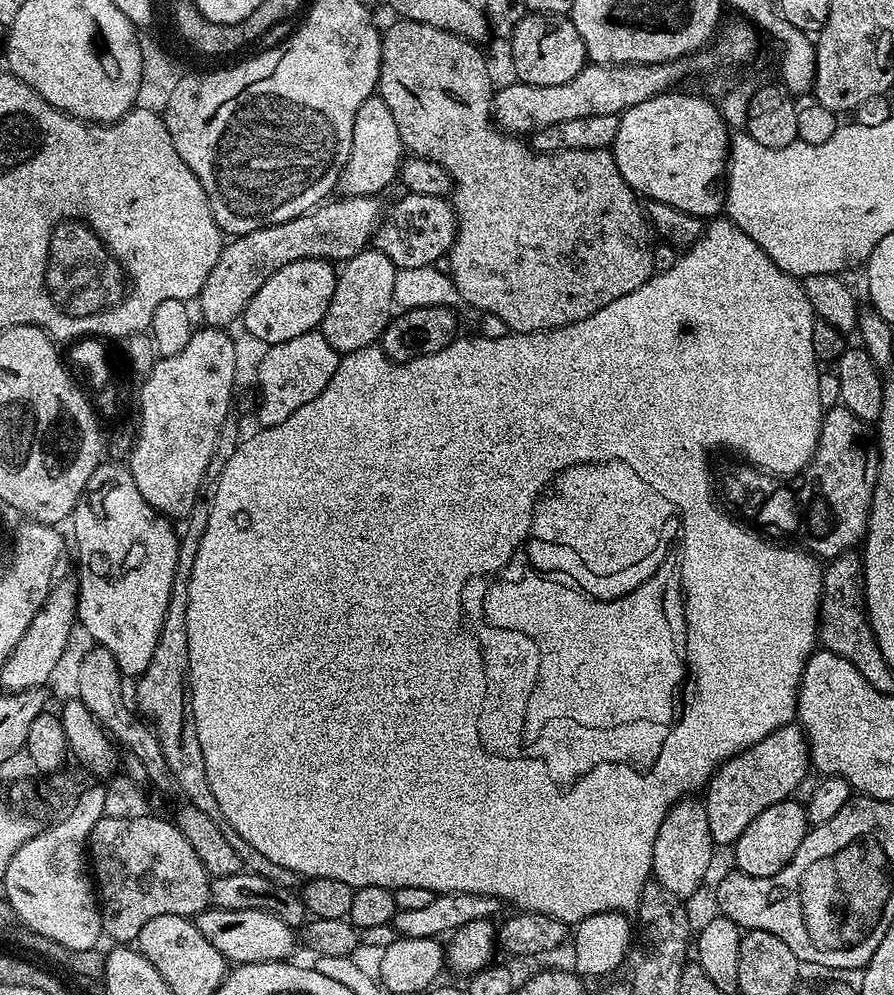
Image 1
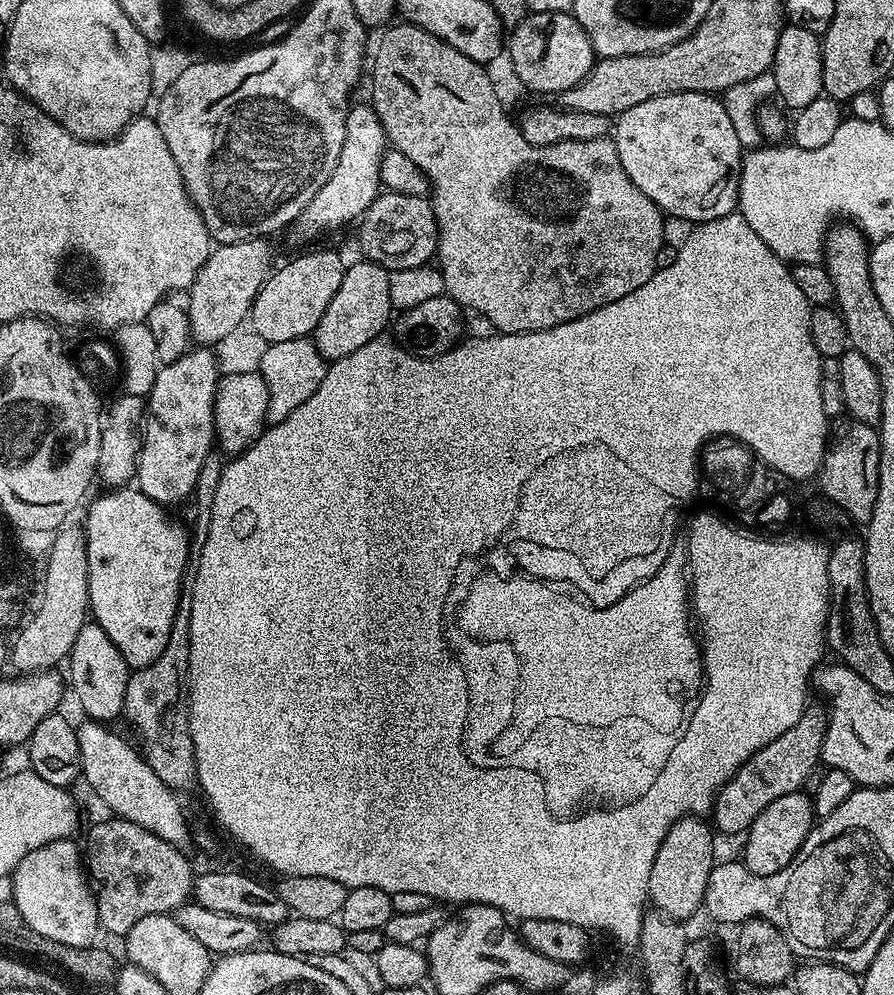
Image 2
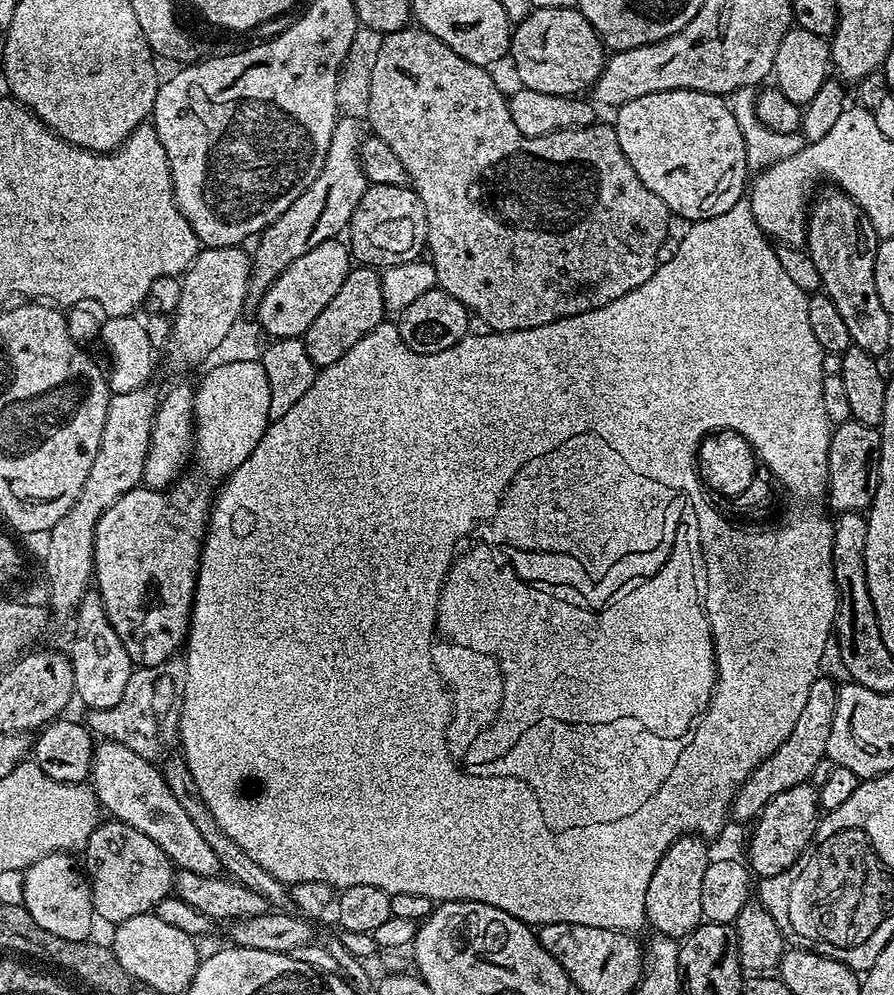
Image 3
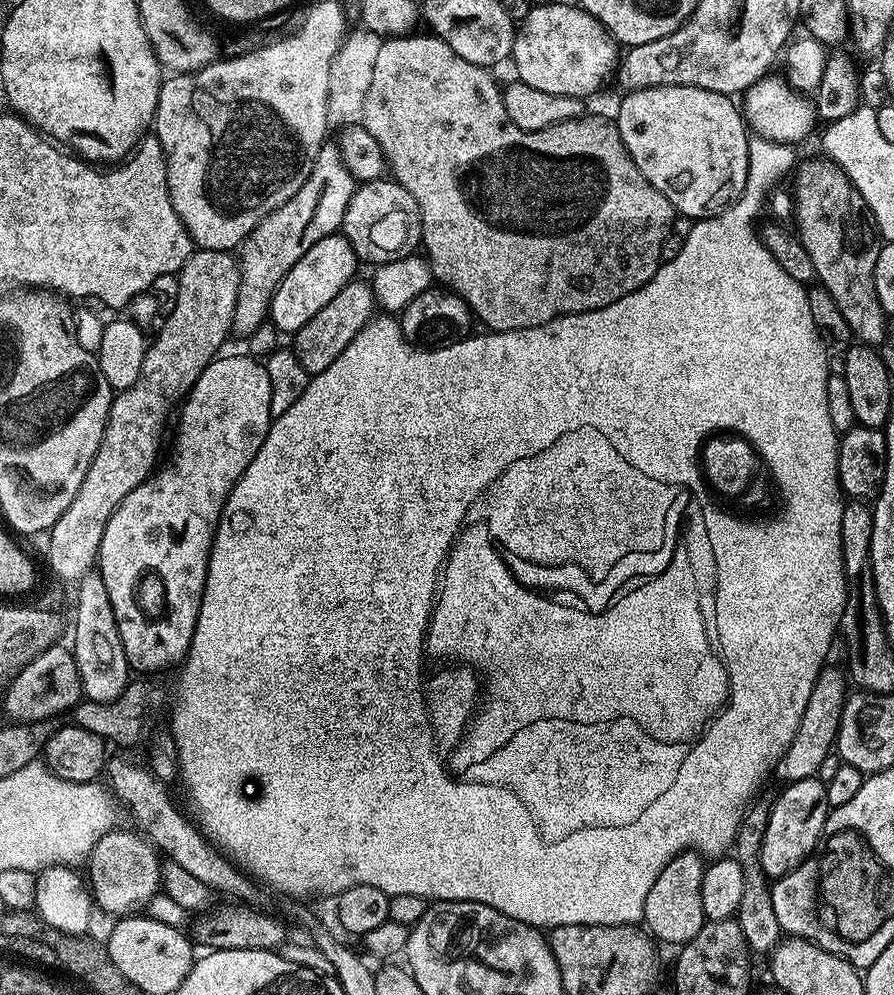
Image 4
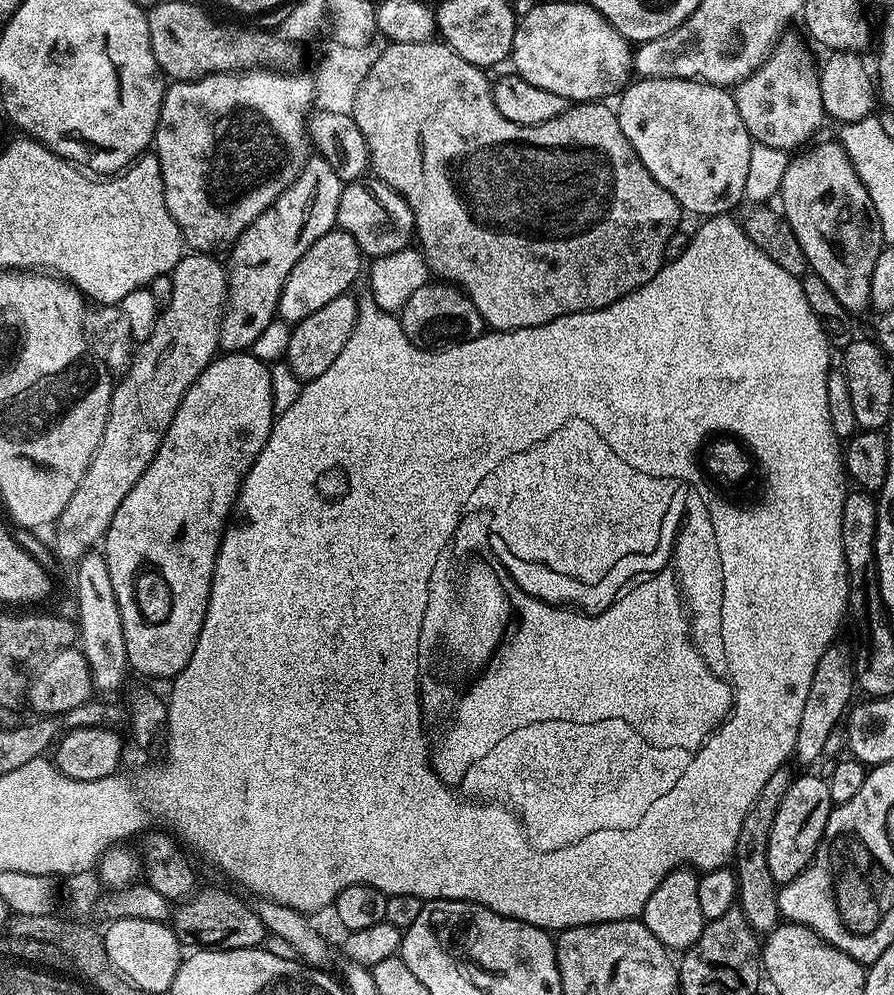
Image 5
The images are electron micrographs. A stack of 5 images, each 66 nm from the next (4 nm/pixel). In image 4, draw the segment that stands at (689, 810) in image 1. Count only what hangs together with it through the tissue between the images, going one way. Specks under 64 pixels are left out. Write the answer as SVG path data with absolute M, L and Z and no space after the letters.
M691 850L682 852L665 866L662 874L658 874L654 886L650 886L650 894L646 894L643 923L661 945L689 944L698 930L702 930L706 922L702 910L702 874L705 867L705 861L697 853Z

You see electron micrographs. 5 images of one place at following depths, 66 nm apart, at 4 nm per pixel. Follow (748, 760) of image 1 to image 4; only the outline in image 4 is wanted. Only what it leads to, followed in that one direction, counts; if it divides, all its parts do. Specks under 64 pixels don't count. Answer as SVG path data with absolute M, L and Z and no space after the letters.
M825 666L814 682L814 690L810 690L810 702L806 702L806 710L802 714L802 722L798 722L798 734L794 734L794 742L780 759L778 772L785 776L785 781L811 780L824 764L828 751L833 751L836 735L840 729L840 715L844 702L850 695L850 680L840 668Z

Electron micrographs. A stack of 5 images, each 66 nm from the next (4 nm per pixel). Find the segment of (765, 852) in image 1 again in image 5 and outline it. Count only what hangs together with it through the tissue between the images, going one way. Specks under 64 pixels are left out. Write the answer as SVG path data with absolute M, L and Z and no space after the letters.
M797 775L793 779L790 790L786 790L786 798L782 798L782 806L778 806L778 814L774 817L774 830L770 830L768 861L770 874L775 878L777 885L789 884L812 863L820 841L824 839L826 822L833 807L828 782L823 775Z

